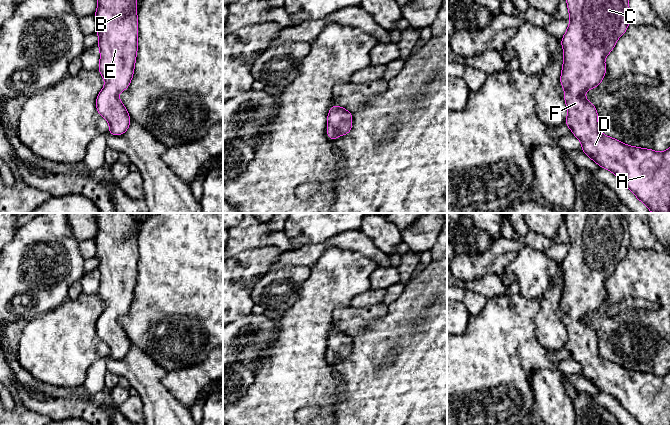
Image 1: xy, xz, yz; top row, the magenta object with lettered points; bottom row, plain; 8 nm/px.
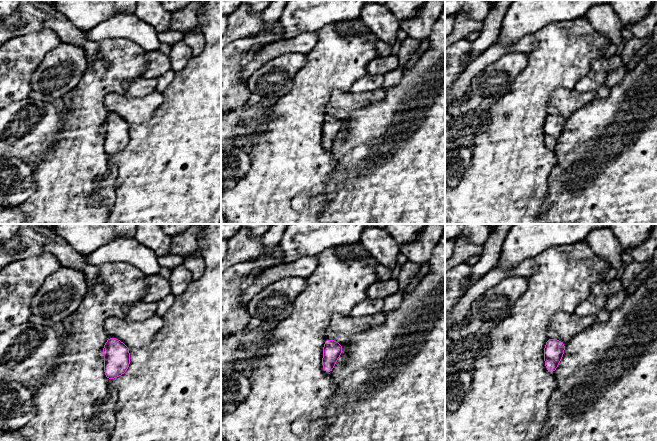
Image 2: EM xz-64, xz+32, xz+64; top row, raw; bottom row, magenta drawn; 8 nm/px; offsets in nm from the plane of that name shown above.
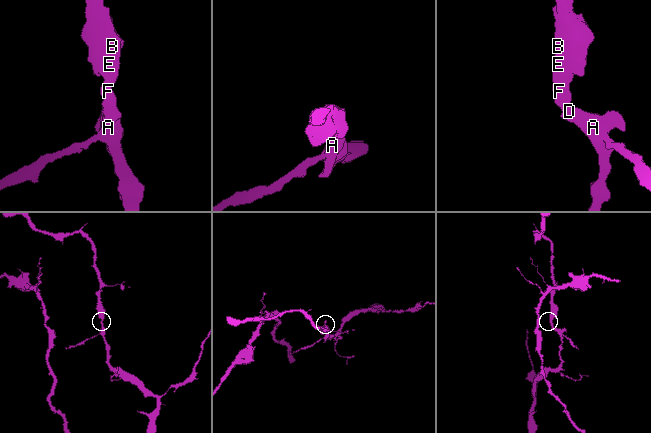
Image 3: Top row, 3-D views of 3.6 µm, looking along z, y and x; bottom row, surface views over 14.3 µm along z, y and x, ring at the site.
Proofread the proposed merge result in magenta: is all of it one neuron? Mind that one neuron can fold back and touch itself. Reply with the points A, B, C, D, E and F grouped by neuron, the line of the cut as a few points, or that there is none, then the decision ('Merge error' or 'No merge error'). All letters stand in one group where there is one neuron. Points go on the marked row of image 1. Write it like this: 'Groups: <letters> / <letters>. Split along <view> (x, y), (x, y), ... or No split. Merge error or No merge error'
Groups: A B C D E F. No split. No merge error

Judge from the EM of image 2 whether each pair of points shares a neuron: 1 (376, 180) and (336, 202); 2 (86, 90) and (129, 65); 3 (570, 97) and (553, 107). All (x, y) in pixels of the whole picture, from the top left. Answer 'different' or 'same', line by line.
1: same
2: same
3: same

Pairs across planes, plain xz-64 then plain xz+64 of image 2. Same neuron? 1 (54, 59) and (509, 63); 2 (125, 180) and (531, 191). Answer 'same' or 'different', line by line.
1: same
2: different

